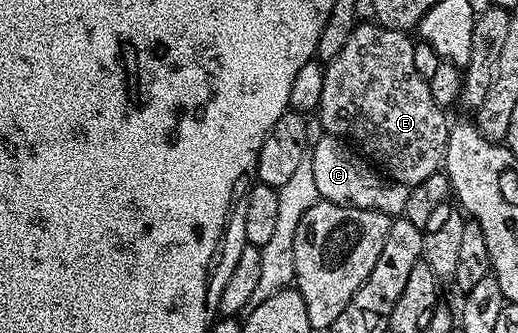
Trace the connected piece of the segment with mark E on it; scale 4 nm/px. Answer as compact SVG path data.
M373 23L355 25L340 55L325 62L324 91L320 95L316 119L322 125L323 134L340 137L357 147L389 180L409 187L424 183L428 175L443 168L451 126L446 125L447 110L432 99L429 80L416 71L413 63L415 42L406 37L409 36L400 29Z

